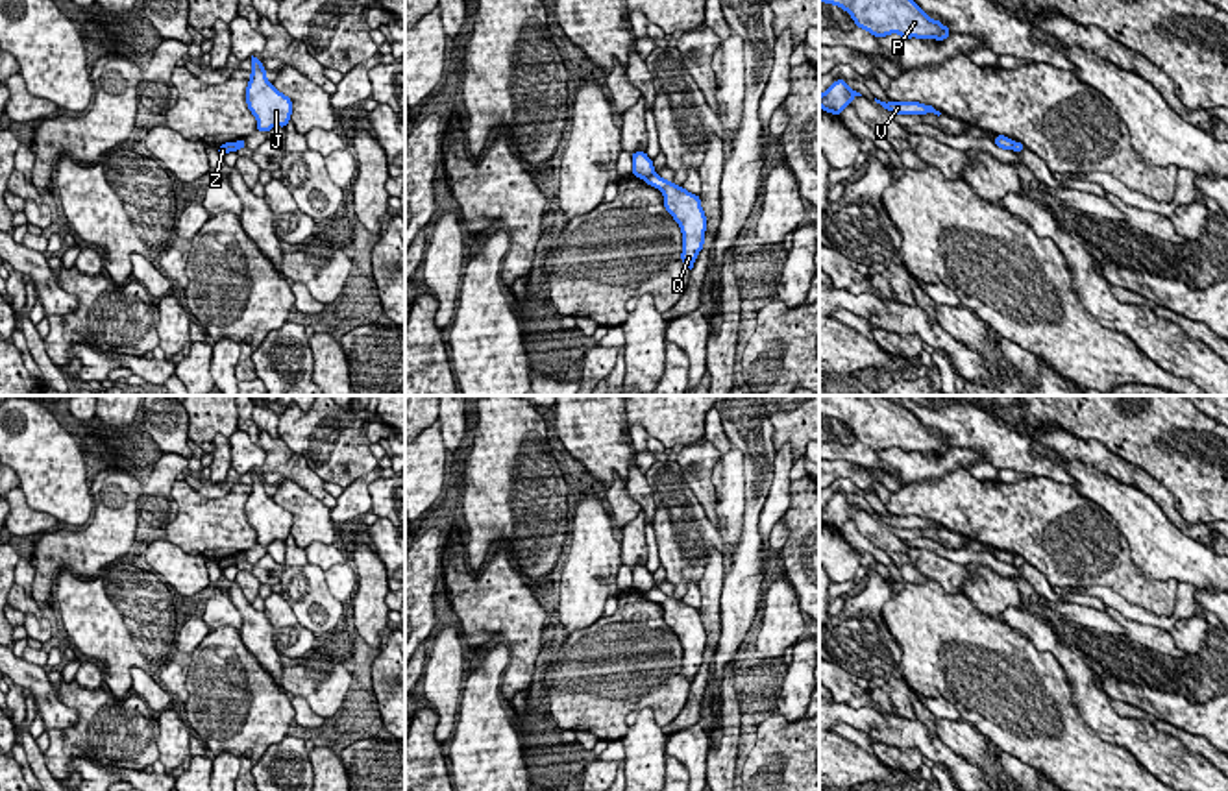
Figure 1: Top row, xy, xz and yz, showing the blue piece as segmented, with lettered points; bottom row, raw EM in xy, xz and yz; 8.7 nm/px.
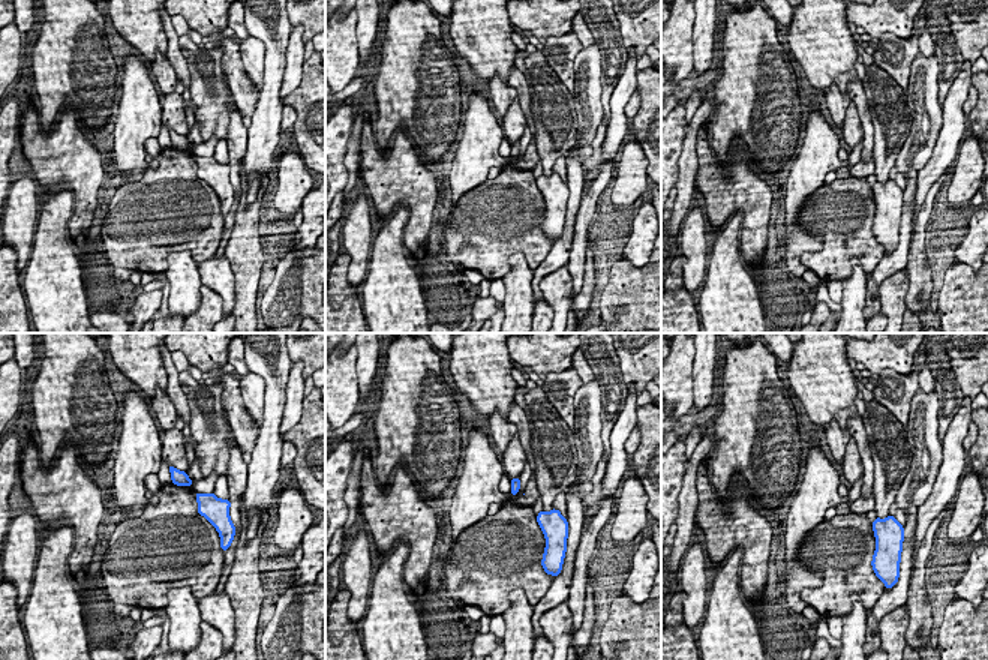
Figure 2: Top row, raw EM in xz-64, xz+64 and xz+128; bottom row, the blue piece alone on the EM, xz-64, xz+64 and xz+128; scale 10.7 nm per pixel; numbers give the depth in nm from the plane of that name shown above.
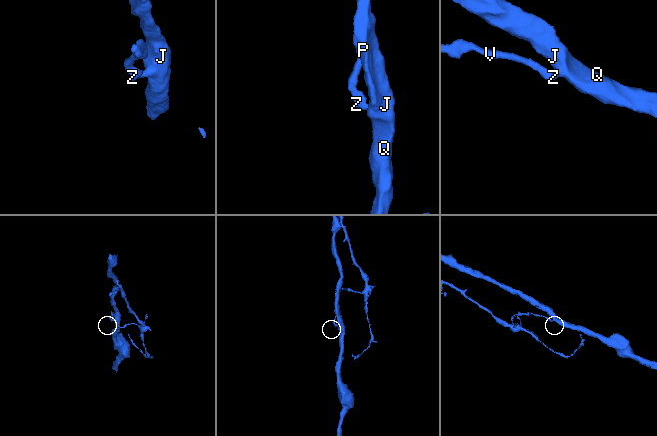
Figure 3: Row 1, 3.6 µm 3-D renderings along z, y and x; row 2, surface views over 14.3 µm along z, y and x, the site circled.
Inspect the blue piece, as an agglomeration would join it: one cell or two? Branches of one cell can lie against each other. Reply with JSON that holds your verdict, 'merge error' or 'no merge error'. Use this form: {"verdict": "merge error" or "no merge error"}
{"verdict": "merge error"}

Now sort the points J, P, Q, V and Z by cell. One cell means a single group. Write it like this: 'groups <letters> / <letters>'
groups J P Q / V Z

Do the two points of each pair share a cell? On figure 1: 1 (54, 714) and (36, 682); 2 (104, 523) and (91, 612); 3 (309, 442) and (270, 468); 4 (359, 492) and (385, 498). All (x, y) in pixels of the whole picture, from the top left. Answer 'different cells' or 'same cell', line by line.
1: same cell
2: different cells
3: different cells
4: different cells

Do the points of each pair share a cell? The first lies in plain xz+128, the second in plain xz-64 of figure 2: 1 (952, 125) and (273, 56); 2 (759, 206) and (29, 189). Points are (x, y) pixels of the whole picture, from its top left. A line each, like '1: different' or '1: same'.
1: different
2: different

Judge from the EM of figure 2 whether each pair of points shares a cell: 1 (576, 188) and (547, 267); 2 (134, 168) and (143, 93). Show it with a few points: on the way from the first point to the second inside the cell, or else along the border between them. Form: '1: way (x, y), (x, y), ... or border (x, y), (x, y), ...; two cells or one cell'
1: way (571, 207), (567, 237), (561, 248); one cell
2: way (134, 150), (134, 125), (140, 117), (140, 111); one cell

